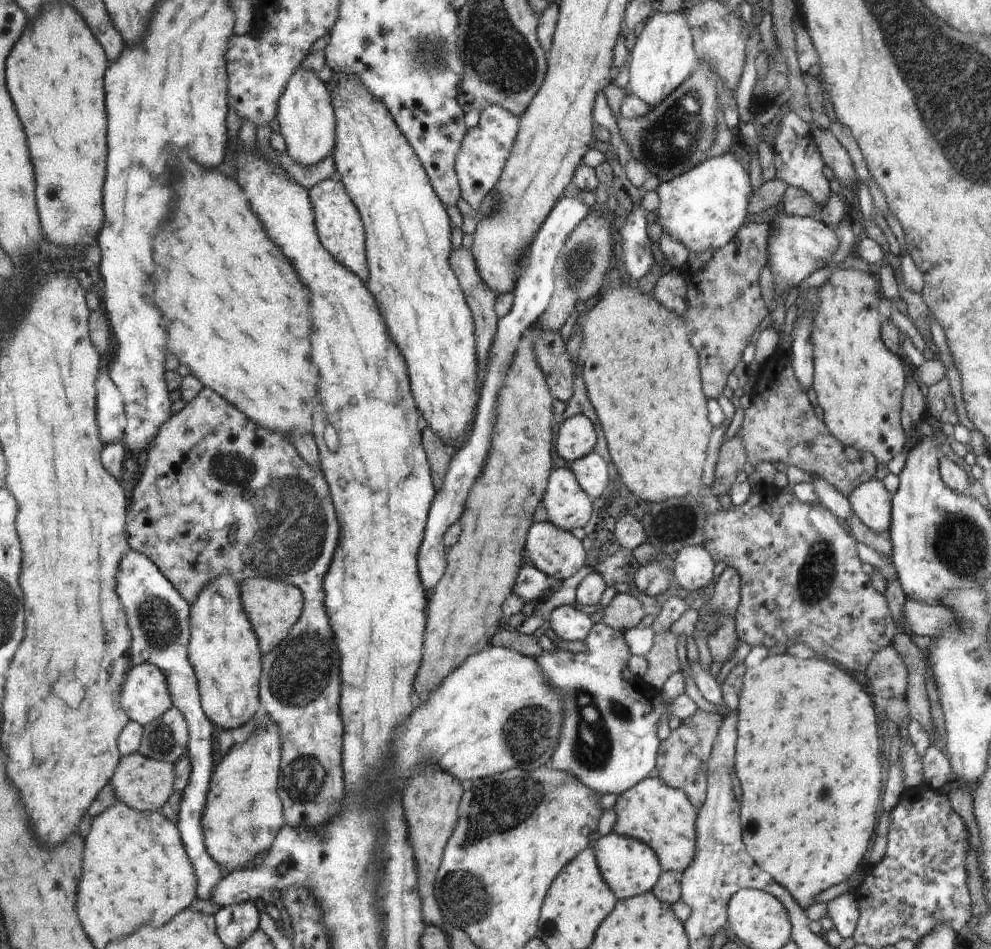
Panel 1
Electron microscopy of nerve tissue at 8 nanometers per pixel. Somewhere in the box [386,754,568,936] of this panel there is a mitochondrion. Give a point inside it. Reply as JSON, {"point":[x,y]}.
{"point":[498,806]}

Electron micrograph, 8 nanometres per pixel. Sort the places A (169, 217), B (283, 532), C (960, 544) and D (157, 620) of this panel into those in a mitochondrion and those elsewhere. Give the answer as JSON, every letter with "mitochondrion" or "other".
{"A":"other","B":"mitochondrion","C":"mitochondrion","D":"mitochondrion"}

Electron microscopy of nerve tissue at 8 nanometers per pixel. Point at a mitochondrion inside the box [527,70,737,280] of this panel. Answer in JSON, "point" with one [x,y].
{"point":[669,141]}

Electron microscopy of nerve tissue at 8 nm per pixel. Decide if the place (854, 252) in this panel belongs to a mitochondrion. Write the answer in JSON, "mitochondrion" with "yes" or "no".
{"mitochondrion":"no"}

